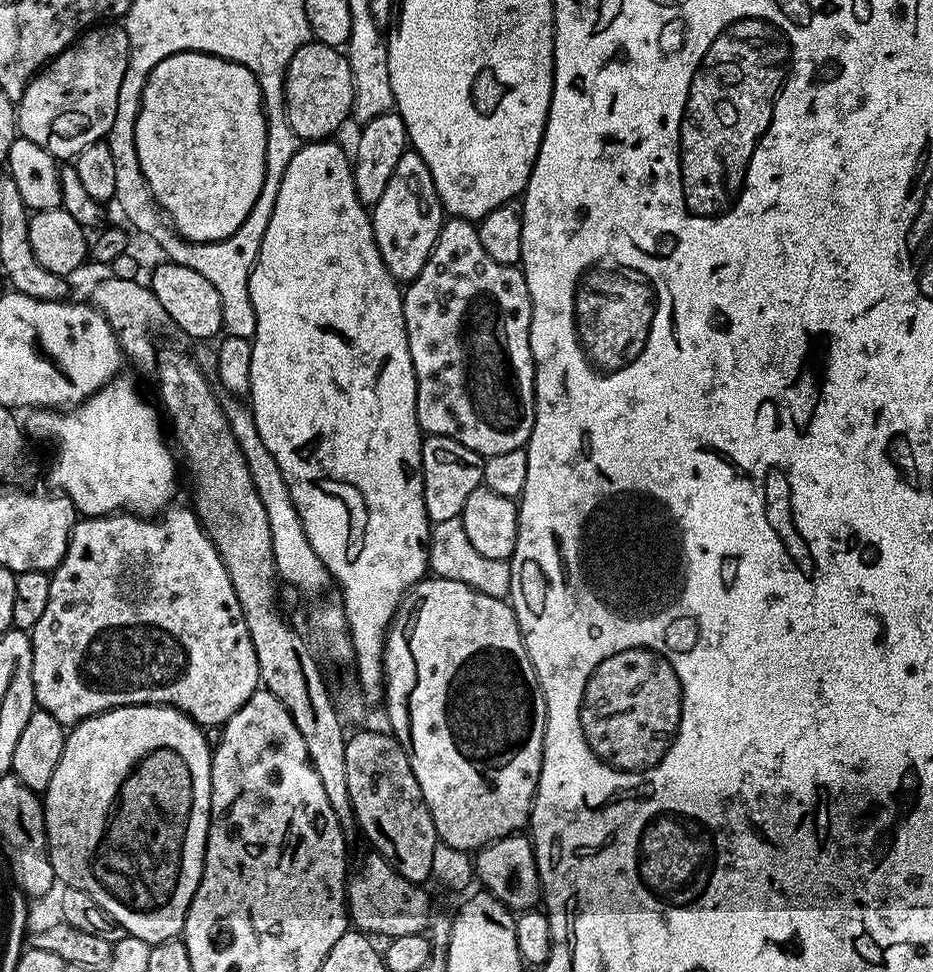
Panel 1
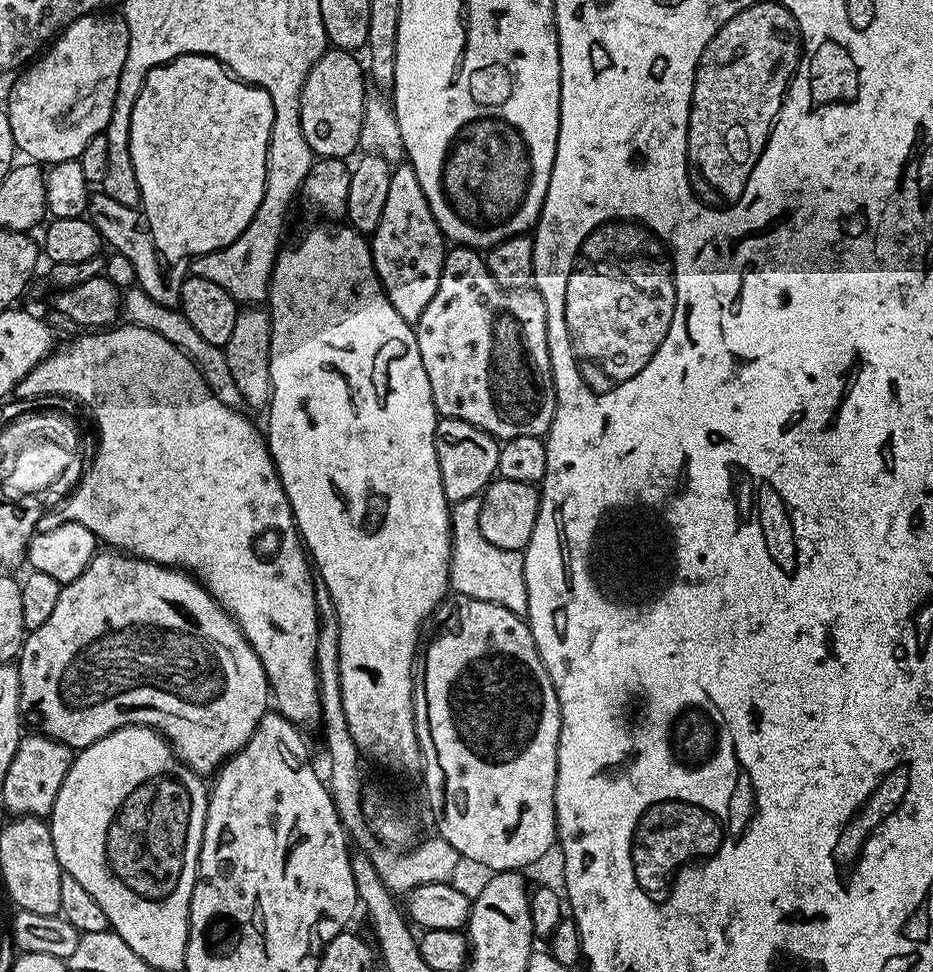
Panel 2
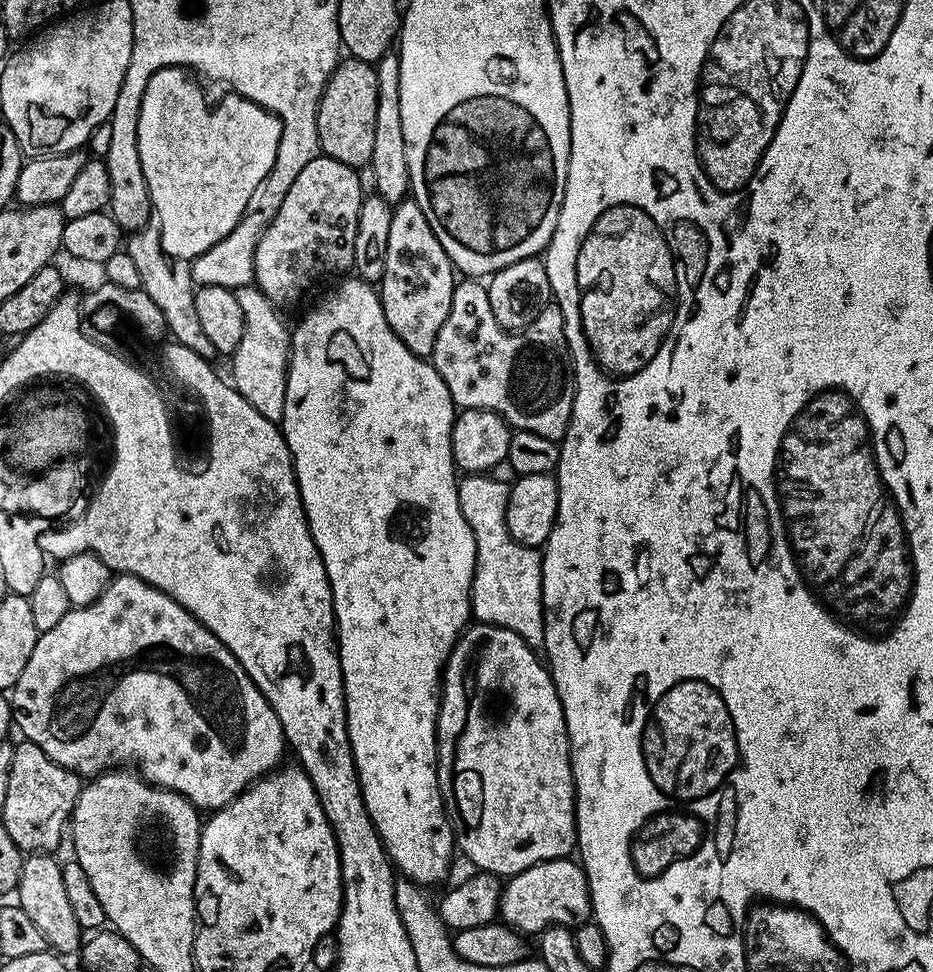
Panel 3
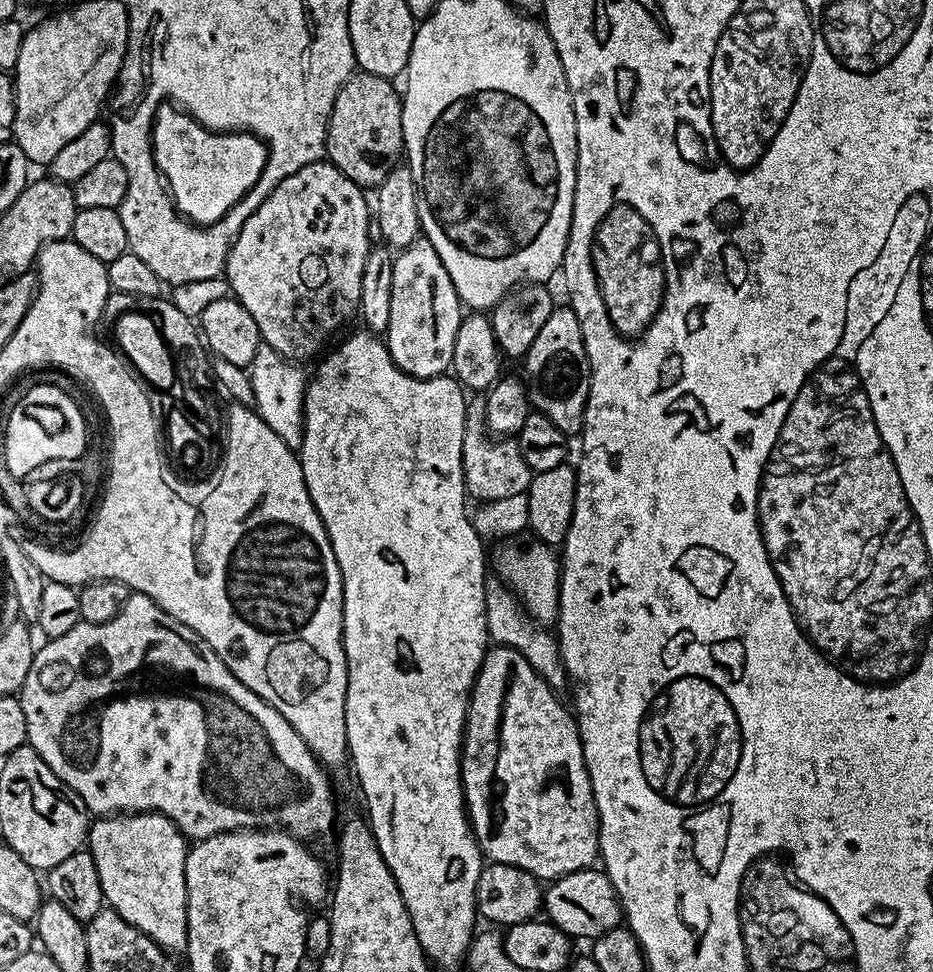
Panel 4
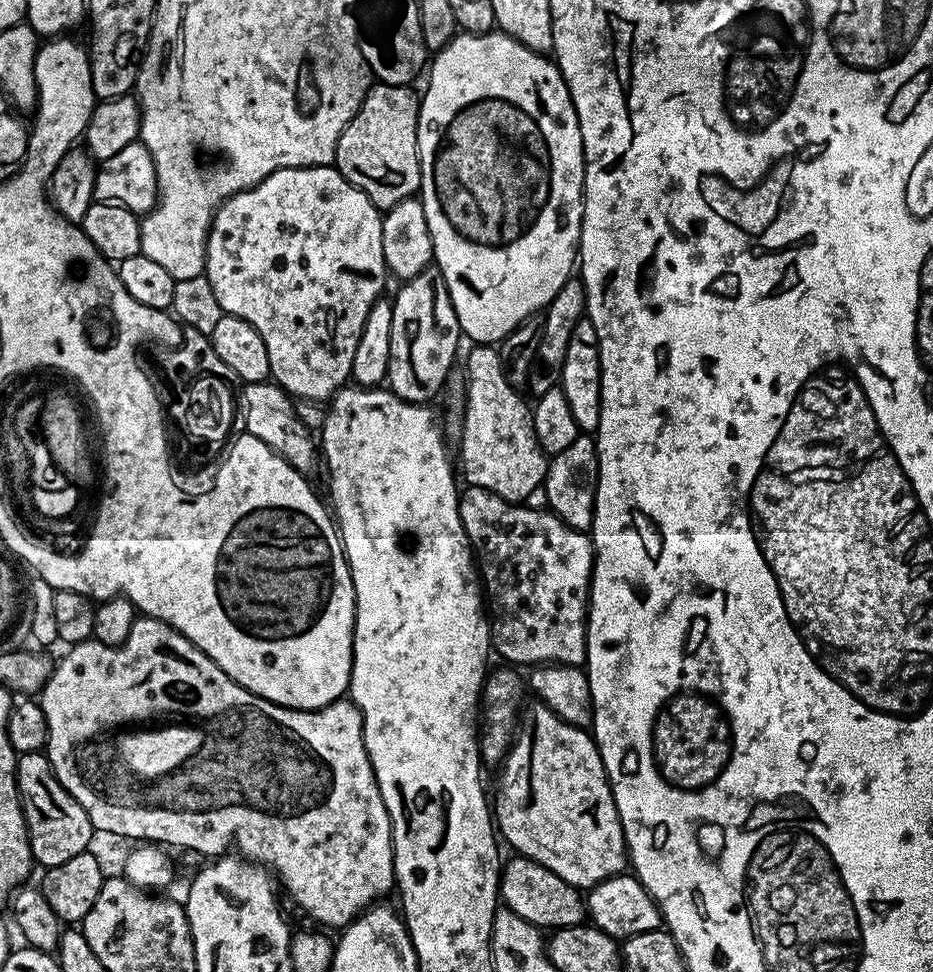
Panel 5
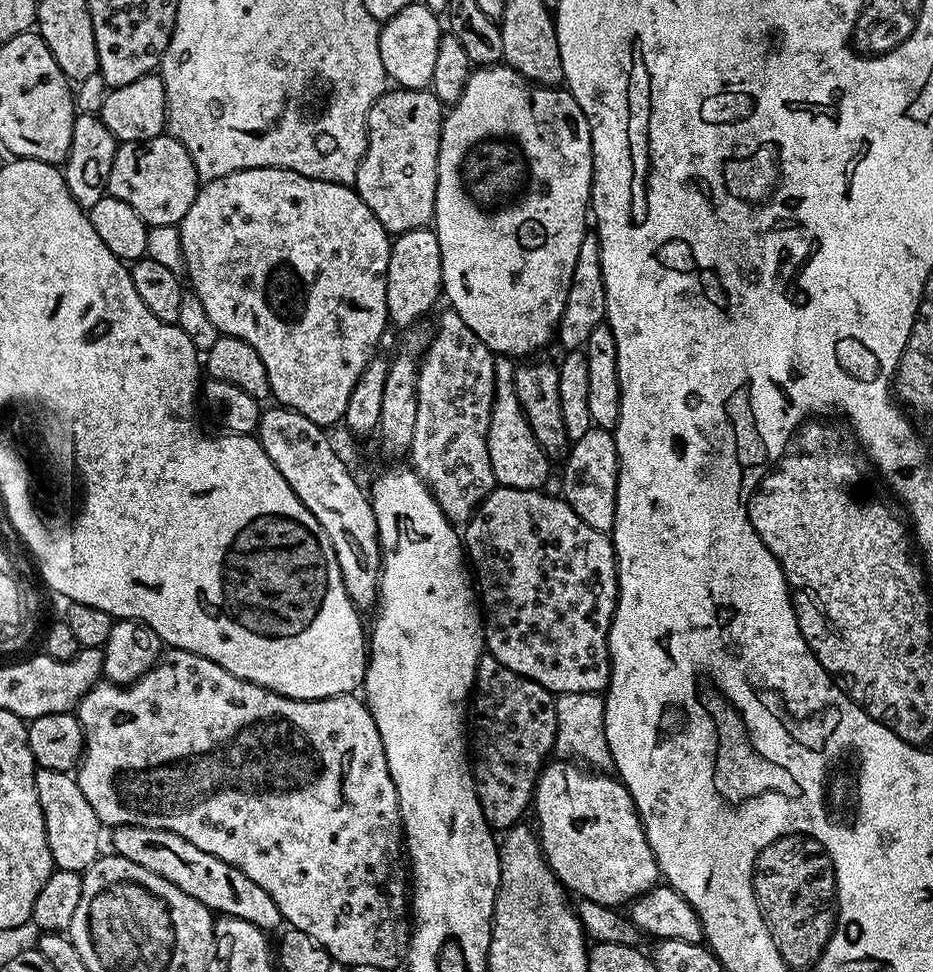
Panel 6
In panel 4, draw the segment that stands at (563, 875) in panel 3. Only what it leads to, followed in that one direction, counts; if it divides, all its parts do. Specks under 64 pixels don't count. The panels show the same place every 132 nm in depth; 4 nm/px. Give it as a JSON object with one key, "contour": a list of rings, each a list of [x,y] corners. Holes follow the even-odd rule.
{"contour":[[[596,866],[551,881],[547,885],[542,908],[545,913],[548,911],[547,919],[561,928],[569,938],[581,936],[585,942],[597,940],[602,934],[622,924],[622,909],[614,886],[608,880],[608,875]]]}

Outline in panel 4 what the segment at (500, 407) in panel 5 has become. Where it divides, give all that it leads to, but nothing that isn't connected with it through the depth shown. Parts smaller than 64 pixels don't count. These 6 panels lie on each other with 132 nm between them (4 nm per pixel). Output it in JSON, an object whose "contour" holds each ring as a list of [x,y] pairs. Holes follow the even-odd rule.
{"contour":[[[478,398],[468,404],[468,414],[464,418],[464,445],[462,446],[464,463],[464,486],[473,501],[483,502],[510,498],[513,494],[528,491],[533,478],[532,469],[526,466],[522,458],[519,443],[512,438],[493,438],[484,426],[484,400]]]}

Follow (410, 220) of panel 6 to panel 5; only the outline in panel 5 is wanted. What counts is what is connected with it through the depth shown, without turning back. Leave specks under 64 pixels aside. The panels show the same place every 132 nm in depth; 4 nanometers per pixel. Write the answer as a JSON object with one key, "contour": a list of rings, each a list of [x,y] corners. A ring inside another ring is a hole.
{"contour":[[[373,83],[366,98],[362,98],[362,106],[358,106],[358,114],[350,118],[346,130],[342,130],[342,138],[338,138],[334,166],[381,210],[387,210],[404,199],[415,197],[420,191],[420,159],[416,133],[420,96],[412,93],[412,90],[407,84]]]}

